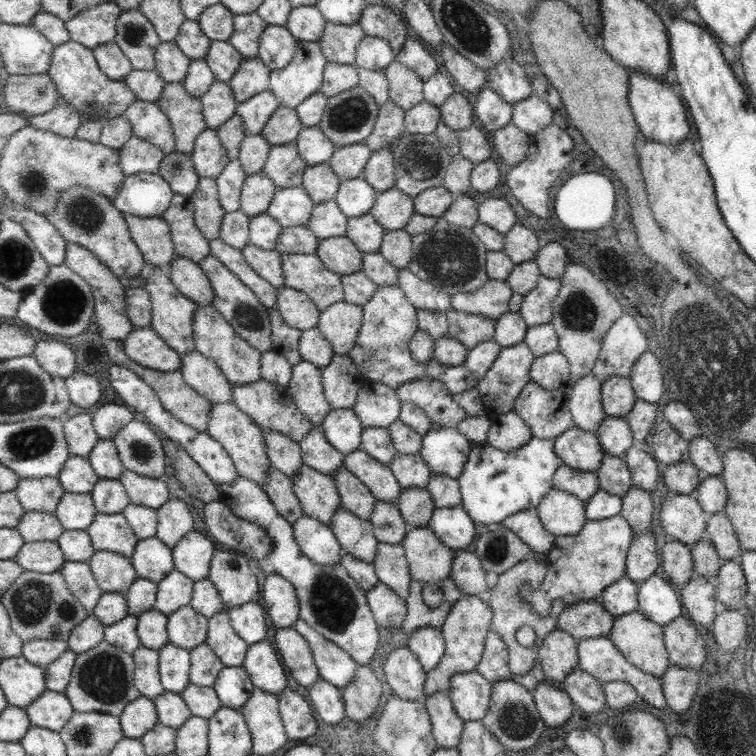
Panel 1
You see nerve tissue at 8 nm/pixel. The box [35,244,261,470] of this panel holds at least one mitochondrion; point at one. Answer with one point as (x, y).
(64, 301)

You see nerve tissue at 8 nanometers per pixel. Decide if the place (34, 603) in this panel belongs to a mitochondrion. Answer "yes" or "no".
yes

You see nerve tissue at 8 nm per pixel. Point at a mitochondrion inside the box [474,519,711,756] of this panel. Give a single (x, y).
(514, 720)

